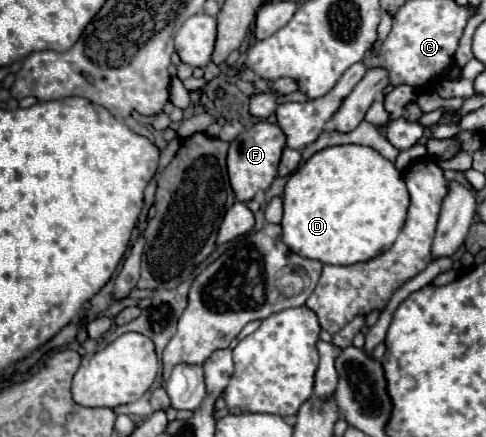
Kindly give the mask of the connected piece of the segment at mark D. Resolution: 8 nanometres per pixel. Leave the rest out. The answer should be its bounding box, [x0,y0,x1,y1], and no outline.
[283,145,409,265]

